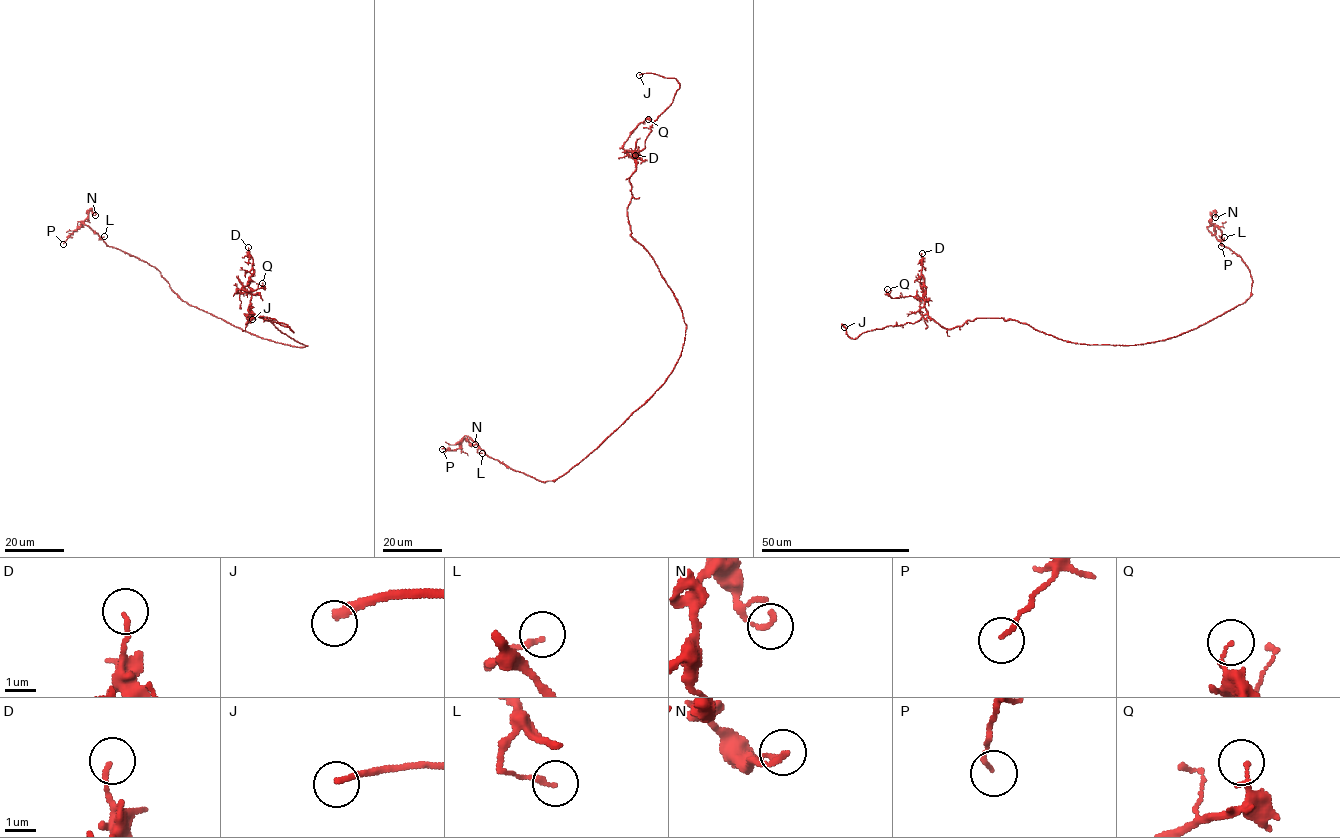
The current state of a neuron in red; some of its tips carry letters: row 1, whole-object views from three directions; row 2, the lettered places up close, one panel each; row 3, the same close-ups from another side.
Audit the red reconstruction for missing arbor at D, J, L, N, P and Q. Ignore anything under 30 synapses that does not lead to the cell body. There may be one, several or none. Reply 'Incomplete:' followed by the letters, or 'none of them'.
Incomplete: J

